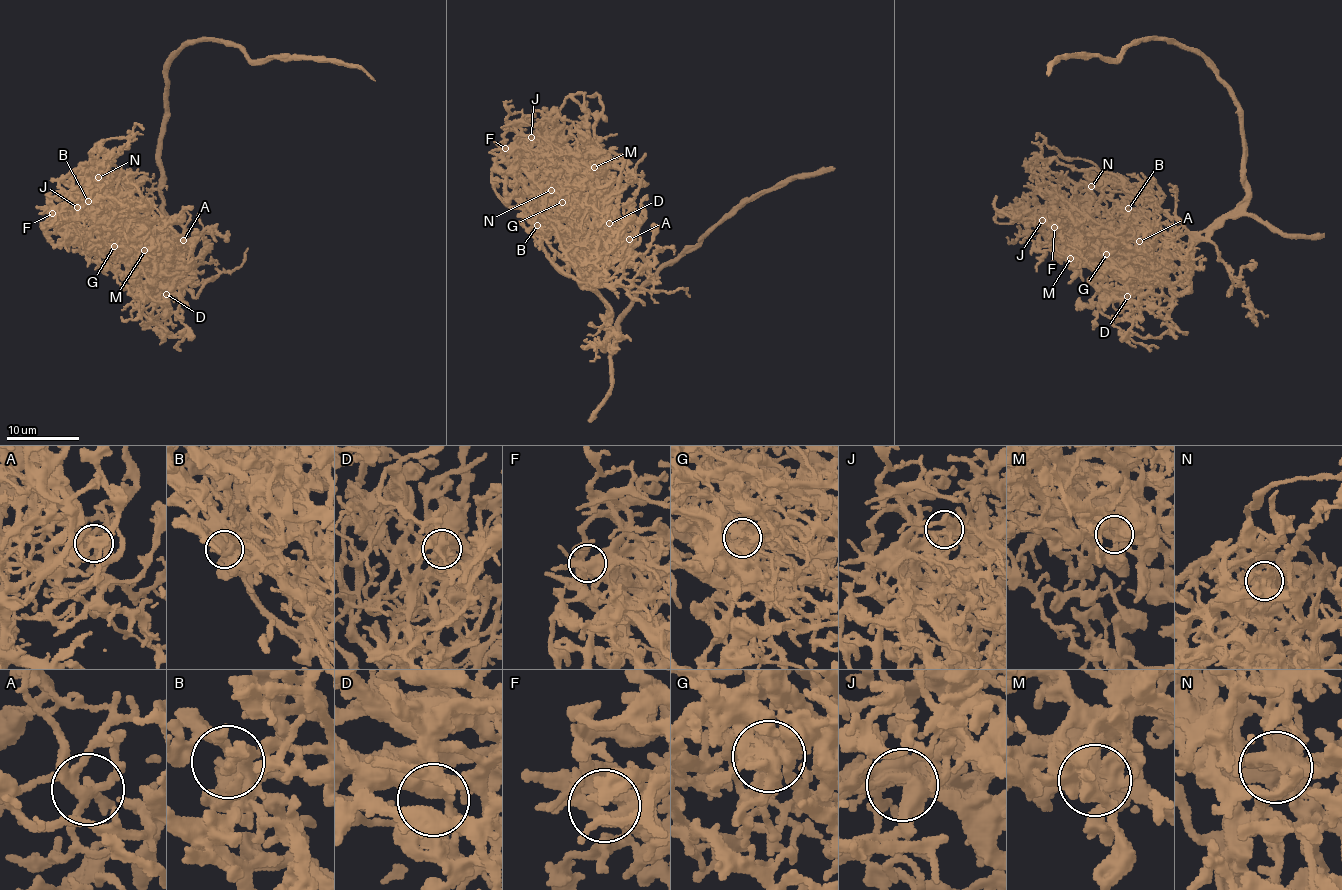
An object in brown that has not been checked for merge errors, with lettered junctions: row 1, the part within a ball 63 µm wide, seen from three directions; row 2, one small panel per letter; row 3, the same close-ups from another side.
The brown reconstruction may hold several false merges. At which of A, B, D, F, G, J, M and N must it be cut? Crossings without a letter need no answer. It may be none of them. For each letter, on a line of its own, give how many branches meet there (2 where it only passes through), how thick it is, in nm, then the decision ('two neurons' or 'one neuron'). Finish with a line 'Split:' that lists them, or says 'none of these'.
A: branches 6; calibre 320 nm; one neuron
B: branches 4; calibre 440 nm; one neuron
D: branches 4; calibre 440 nm; one neuron
F: branches 7; calibre 400 nm; one neuron
G: branches 3; calibre 260 nm; one neuron
J: branches 4; calibre 320 nm; one neuron
M: branches 3; calibre 240 nm; one neuron
N: branches 3; calibre 300 nm; one neuron
Split: none of these

